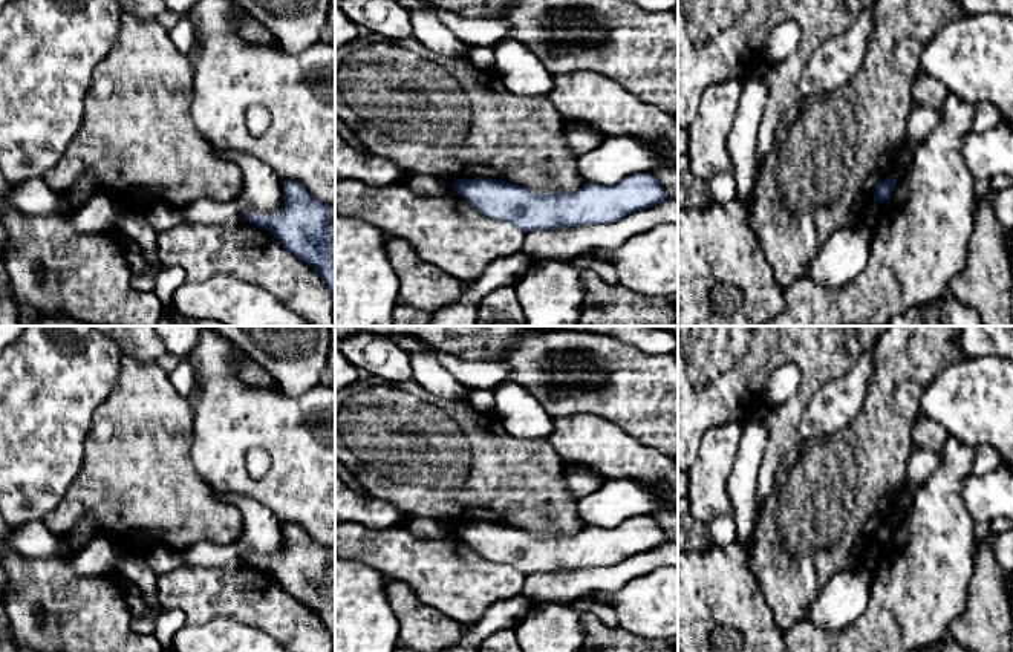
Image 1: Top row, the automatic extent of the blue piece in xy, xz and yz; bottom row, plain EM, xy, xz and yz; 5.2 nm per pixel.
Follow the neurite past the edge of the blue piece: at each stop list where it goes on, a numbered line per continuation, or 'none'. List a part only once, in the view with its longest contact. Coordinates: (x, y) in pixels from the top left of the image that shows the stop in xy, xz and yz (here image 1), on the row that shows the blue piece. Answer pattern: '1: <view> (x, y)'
none

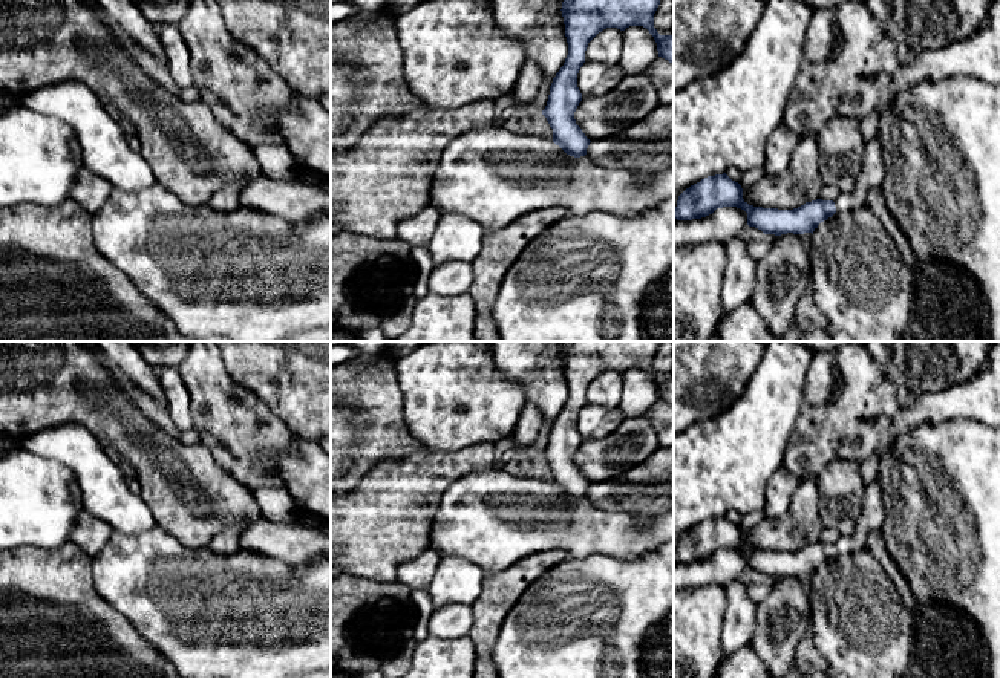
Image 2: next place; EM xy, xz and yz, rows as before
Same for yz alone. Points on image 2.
1: yz (872, 175)

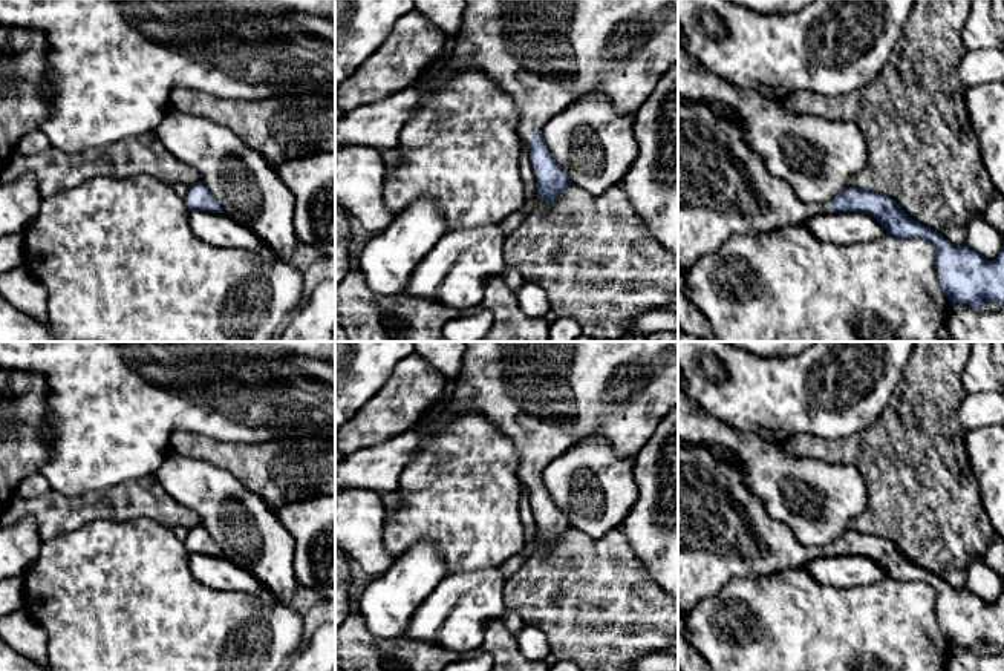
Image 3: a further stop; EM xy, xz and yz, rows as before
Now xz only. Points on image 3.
1: xz (545, 54)

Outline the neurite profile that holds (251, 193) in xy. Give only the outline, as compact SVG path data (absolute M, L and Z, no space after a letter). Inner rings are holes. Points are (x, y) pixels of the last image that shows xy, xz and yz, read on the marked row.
M174 107L155 135L199 172L228 218L251 230L275 259L289 263L298 247L292 225L295 198L256 149L228 127Z

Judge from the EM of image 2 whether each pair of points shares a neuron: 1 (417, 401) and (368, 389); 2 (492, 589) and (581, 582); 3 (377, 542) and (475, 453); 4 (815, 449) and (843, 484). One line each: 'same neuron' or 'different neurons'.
1: different neurons
2: different neurons
3: same neuron
4: different neurons

